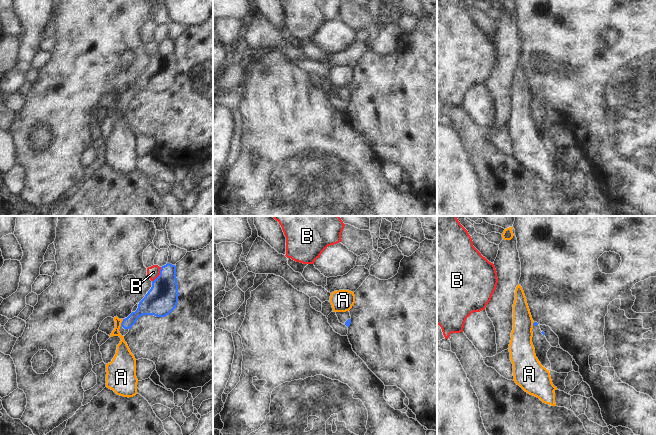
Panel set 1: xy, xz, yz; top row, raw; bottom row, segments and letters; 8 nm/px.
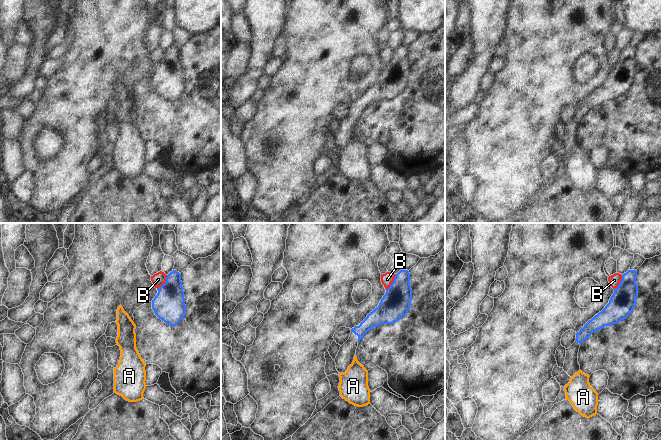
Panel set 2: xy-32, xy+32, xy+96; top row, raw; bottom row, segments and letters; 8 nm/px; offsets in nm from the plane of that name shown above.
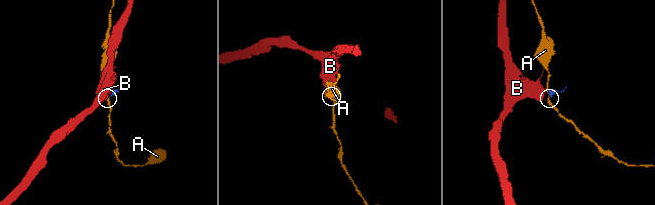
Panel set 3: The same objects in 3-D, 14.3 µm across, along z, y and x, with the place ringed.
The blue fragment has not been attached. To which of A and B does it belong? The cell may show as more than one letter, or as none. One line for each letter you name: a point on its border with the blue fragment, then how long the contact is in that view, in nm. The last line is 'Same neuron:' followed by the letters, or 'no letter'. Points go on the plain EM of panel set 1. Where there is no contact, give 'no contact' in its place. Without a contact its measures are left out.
Same neuron: no letter

